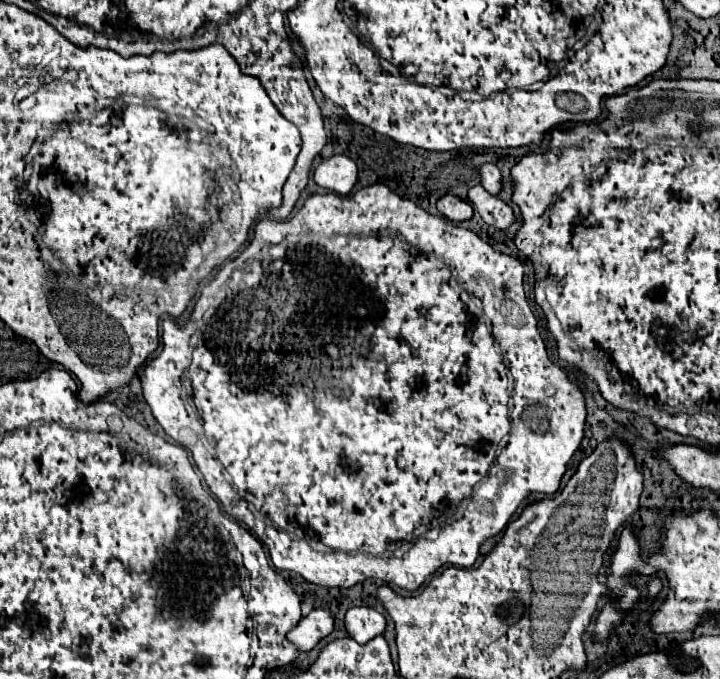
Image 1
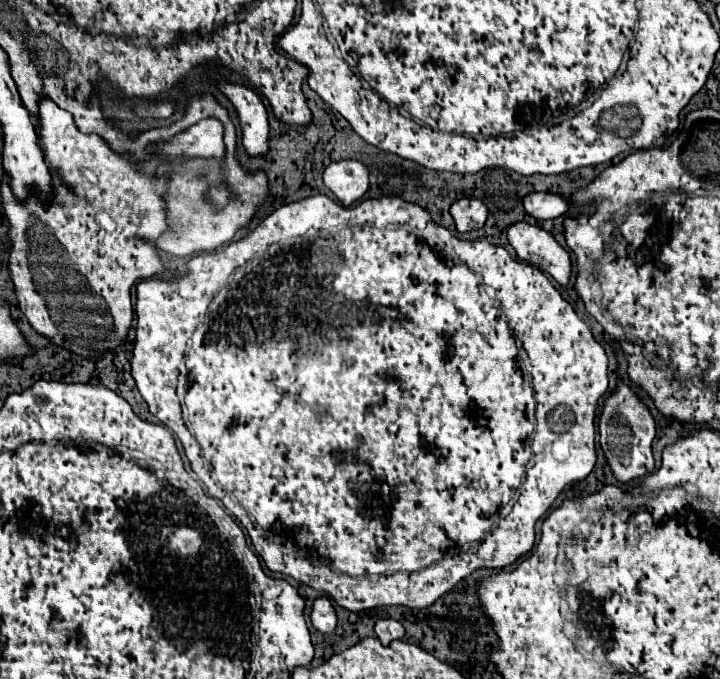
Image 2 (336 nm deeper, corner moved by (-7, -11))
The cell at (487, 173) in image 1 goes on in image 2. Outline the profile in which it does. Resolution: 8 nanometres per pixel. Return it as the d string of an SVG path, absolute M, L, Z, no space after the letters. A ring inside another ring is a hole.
M531 193L523 199L525 211L535 219L555 219L567 213L569 203L555 193Z

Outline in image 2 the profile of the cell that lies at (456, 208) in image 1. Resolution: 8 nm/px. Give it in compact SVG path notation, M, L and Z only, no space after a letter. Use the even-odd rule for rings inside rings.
M459 199L451 205L451 215L455 219L455 227L459 233L477 231L485 225L489 209L479 199Z

